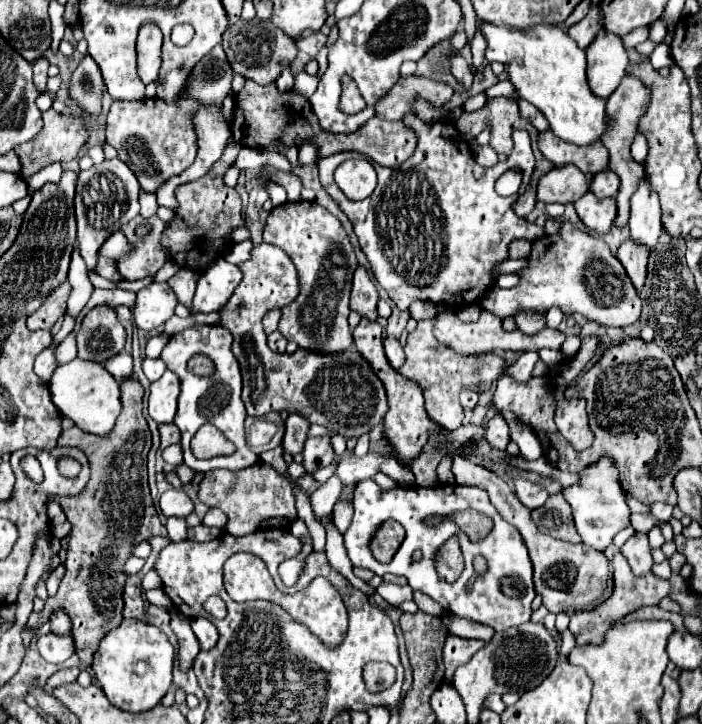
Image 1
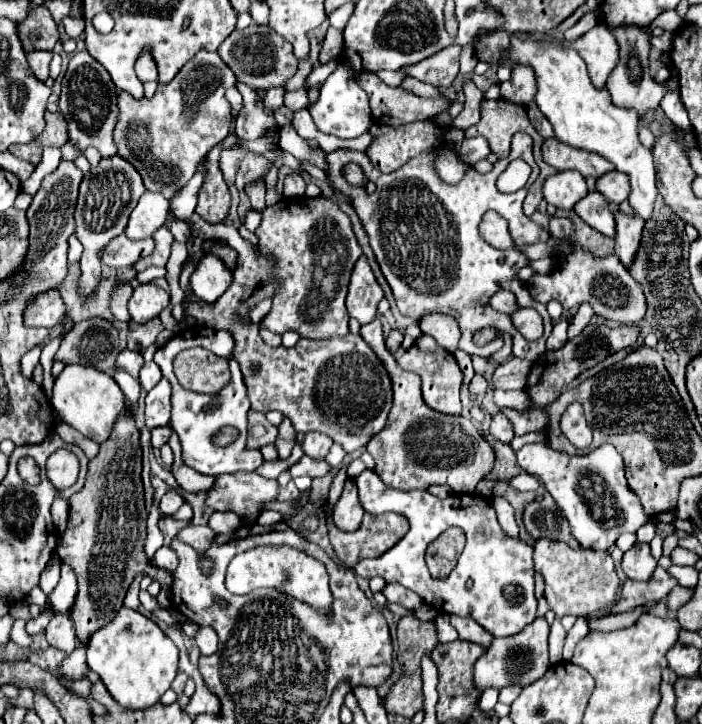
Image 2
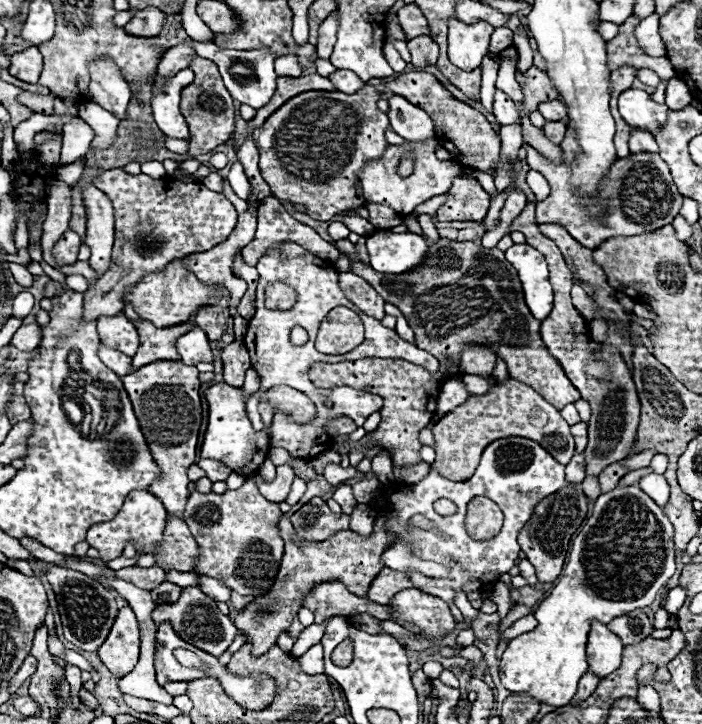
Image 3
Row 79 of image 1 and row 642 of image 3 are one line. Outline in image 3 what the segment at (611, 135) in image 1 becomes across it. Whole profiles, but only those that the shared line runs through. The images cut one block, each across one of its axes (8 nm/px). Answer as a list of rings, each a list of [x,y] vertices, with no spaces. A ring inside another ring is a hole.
[[[634,610],[630,612],[628,616],[618,616],[614,618],[608,628],[620,636],[620,640],[624,644],[636,644],[644,638],[648,638],[652,634],[652,624],[650,624],[650,618],[642,612],[642,610]]]

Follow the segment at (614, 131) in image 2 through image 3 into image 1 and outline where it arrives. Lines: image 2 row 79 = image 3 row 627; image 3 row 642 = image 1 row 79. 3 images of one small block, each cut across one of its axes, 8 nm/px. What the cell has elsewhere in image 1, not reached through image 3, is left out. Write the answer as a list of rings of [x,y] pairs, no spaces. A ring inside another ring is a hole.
[[[478,22],[478,30],[486,36],[488,48],[486,58],[490,62],[498,60],[506,66],[508,80],[514,84],[522,100],[532,102],[544,118],[550,122],[550,130],[572,144],[586,146],[596,140],[606,130],[606,100],[590,94],[586,82],[586,52],[564,32],[560,26],[536,24],[532,28],[516,30],[494,26],[488,22]]]

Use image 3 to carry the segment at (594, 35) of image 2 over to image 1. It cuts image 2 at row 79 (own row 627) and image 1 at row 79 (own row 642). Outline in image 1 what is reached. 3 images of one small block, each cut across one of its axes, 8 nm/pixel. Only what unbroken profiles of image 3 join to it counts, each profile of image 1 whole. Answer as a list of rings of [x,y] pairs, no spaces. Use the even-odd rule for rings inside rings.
[[[600,30],[596,40],[588,46],[586,58],[590,90],[600,98],[608,98],[618,88],[628,66],[628,56],[620,38]]]

